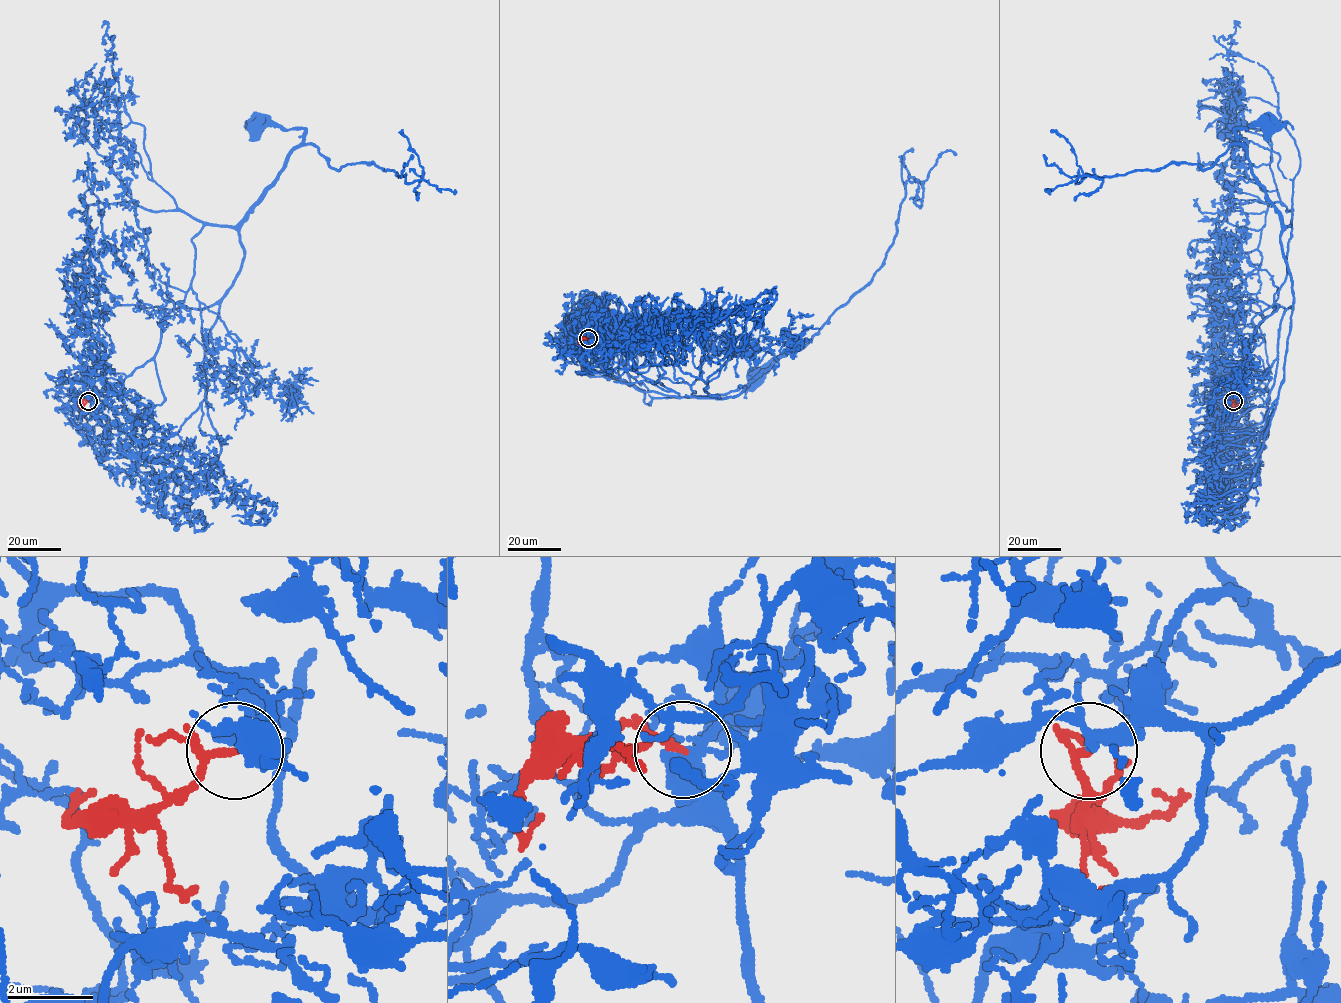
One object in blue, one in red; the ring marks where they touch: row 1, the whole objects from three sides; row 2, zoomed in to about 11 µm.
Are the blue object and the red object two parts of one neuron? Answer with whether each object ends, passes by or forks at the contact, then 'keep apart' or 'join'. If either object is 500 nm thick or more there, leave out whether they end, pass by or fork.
blue forks; red passes by; join

